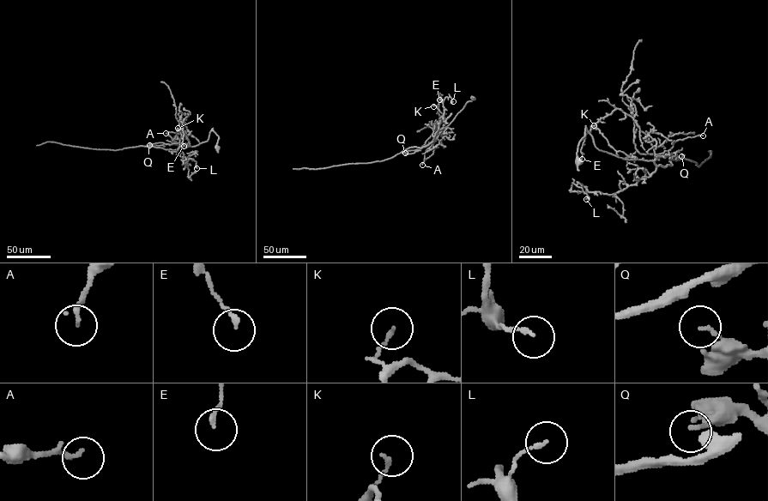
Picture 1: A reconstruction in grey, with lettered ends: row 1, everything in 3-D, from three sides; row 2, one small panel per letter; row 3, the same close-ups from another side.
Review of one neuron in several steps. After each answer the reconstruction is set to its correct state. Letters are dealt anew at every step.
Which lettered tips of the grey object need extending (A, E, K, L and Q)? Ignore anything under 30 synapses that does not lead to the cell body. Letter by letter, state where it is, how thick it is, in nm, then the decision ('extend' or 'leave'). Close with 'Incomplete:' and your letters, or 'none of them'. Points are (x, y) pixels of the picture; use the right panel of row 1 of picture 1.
A: at (703, 135); 170 nm thick; leave
E: at (582, 159); 130 nm thick; leave
K: at (594, 125); 130 nm thick; leave
L: at (586, 199); 140 nm thick; leave
Q: at (681, 156); 110 nm thick; leave
Incomplete: none of them

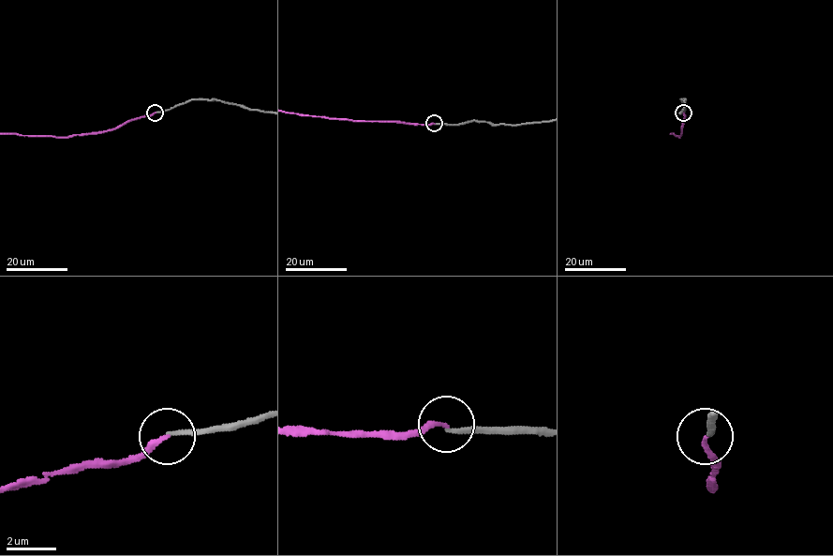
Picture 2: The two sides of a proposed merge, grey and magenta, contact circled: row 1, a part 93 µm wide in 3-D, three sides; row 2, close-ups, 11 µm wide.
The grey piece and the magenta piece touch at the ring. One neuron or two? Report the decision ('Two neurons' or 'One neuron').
Two neurons

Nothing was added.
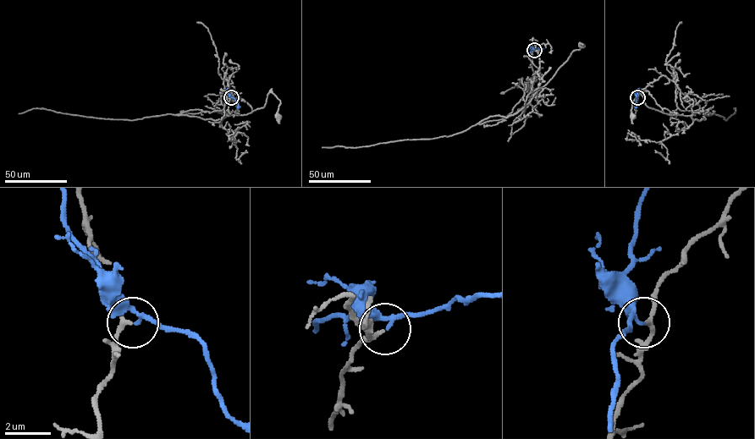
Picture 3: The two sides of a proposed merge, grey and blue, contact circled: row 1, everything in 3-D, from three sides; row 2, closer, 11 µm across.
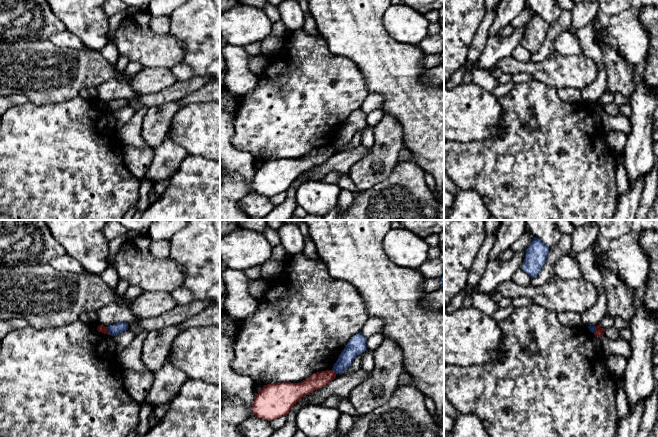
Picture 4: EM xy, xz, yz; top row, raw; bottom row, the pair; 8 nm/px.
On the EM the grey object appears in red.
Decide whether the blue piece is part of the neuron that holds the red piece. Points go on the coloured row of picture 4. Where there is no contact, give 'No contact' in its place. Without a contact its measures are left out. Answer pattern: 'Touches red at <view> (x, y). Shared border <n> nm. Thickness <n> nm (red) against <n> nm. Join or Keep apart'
Touches red at xy (107, 331). Shared border 70 nm. Thickness 60 nm (red) against 90 nm. Keep apart

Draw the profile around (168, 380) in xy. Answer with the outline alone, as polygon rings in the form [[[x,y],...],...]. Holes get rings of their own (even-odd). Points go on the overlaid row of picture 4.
[[[168,357],[163,367],[154,372],[154,383],[146,401],[153,407],[170,403],[187,379],[187,375]]]

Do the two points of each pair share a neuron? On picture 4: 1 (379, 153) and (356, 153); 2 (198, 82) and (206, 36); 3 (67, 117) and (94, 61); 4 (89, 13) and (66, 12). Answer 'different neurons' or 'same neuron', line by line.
1: different neurons
2: different neurons
3: different neurons
4: same neuron

